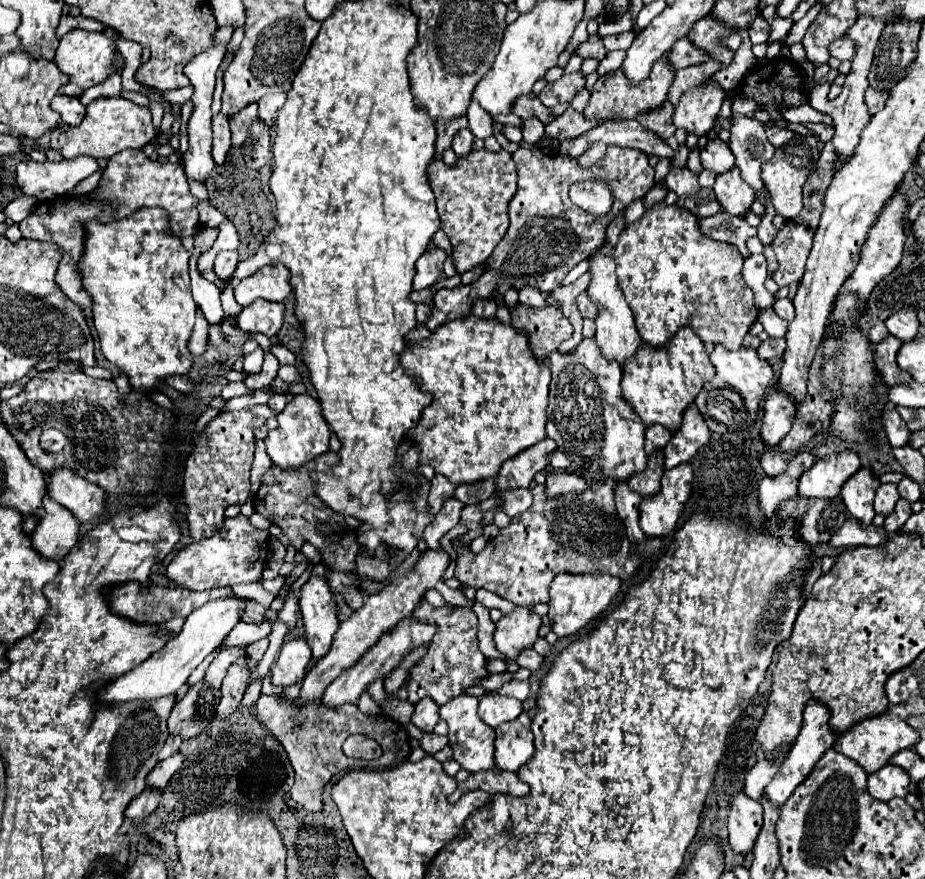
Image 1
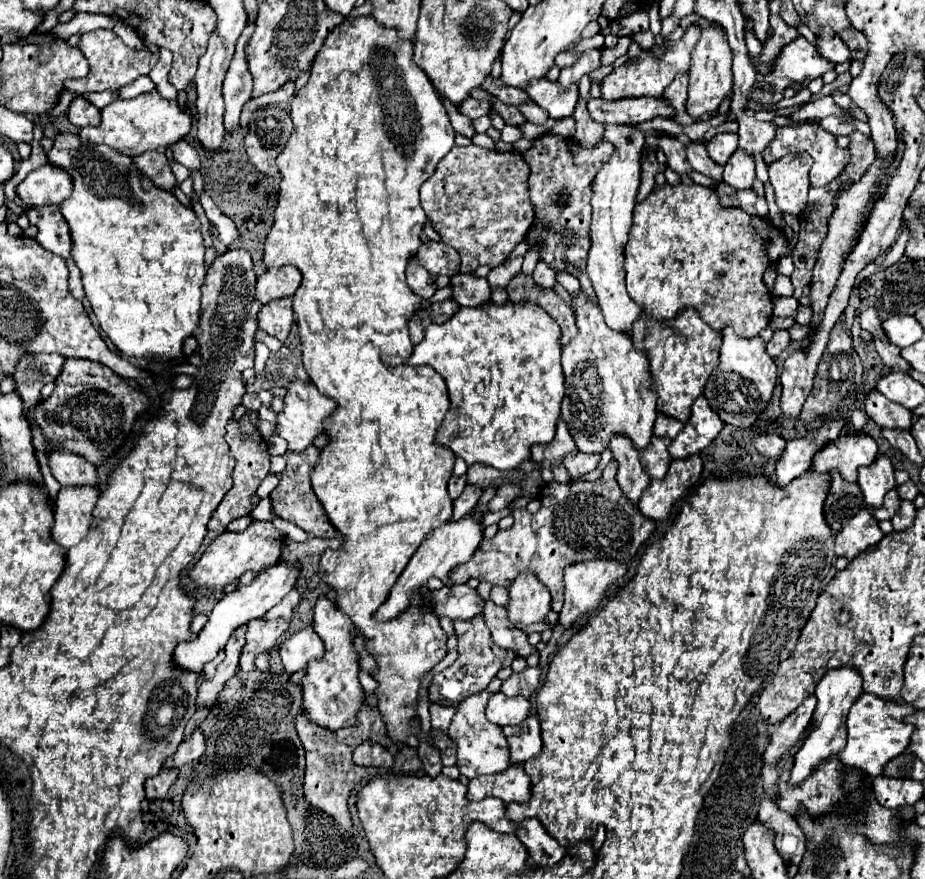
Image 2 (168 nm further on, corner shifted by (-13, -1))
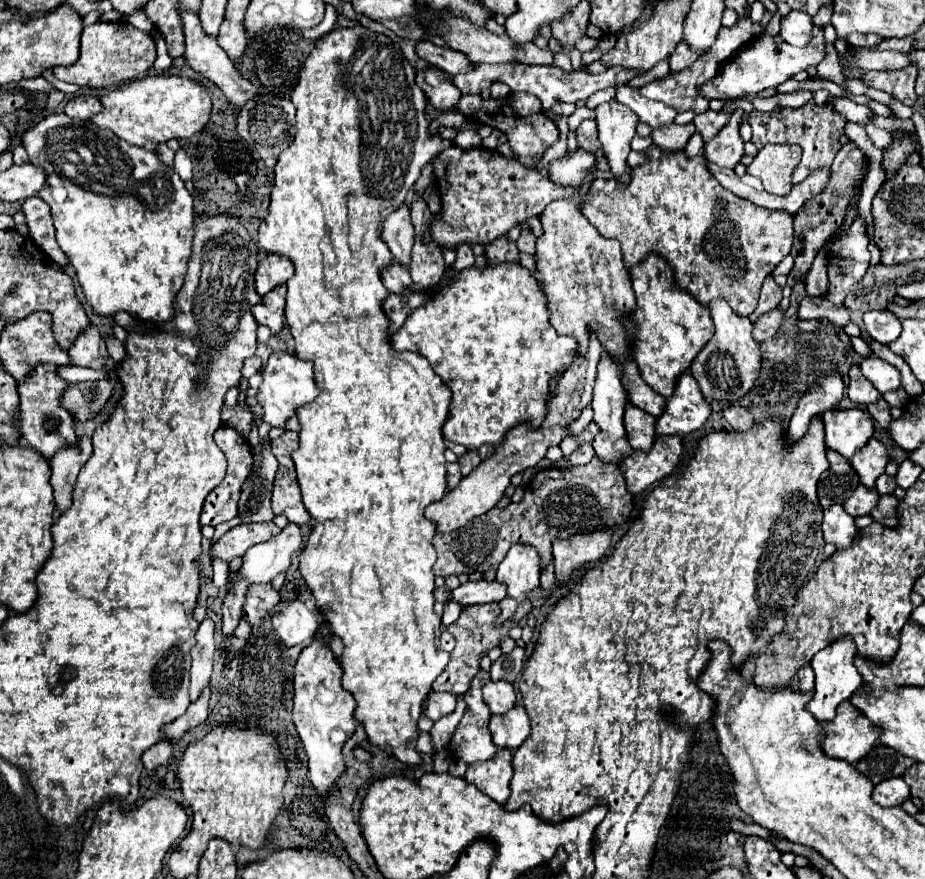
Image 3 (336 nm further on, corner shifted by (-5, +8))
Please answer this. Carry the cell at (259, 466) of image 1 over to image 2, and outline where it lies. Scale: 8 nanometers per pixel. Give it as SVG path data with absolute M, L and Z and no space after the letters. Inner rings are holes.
M272 436L269 444L269 453L274 456L282 456L287 451L287 442L280 436Z

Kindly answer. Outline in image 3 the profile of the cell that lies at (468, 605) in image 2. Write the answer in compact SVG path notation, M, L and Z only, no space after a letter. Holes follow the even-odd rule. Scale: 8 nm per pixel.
M468 581L454 591L450 591L450 597L454 603L468 607L468 605L480 605L480 603L492 603L492 601L502 601L506 597L506 587L496 583L496 581Z

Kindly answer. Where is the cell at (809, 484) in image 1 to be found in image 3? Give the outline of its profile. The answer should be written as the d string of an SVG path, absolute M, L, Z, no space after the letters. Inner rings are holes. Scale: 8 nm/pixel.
M862 409L826 411L822 415L826 429L826 447L850 459L862 449L874 433L872 419Z

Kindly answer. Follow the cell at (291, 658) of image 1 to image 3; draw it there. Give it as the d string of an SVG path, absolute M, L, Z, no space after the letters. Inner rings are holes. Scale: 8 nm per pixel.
M294 601L272 617L272 627L286 647L294 647L298 643L310 643L314 639L320 627L320 619L316 613L308 611L304 603Z

